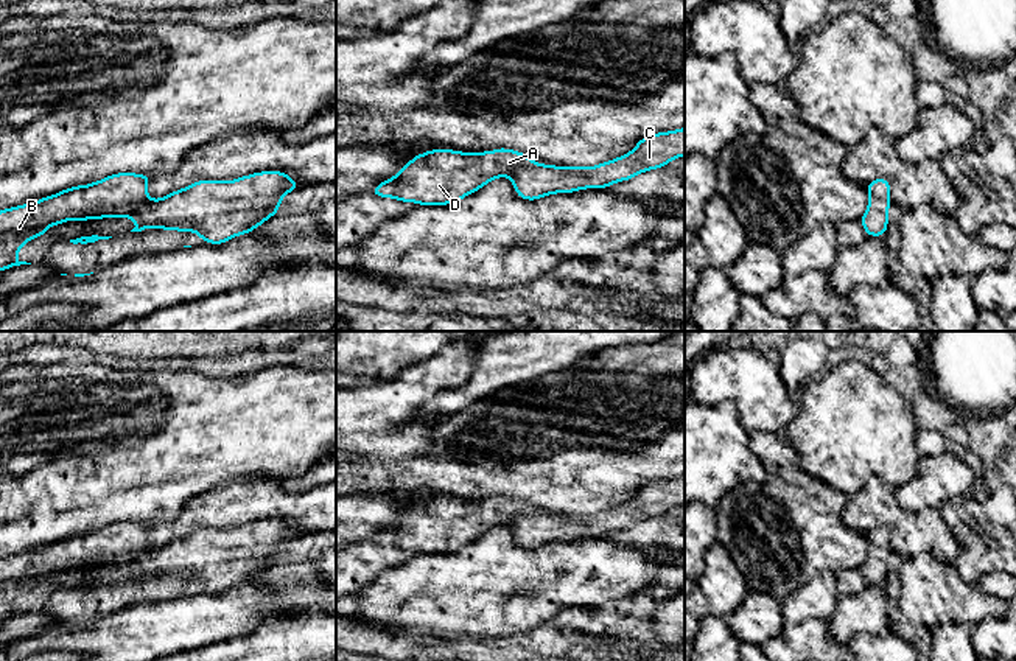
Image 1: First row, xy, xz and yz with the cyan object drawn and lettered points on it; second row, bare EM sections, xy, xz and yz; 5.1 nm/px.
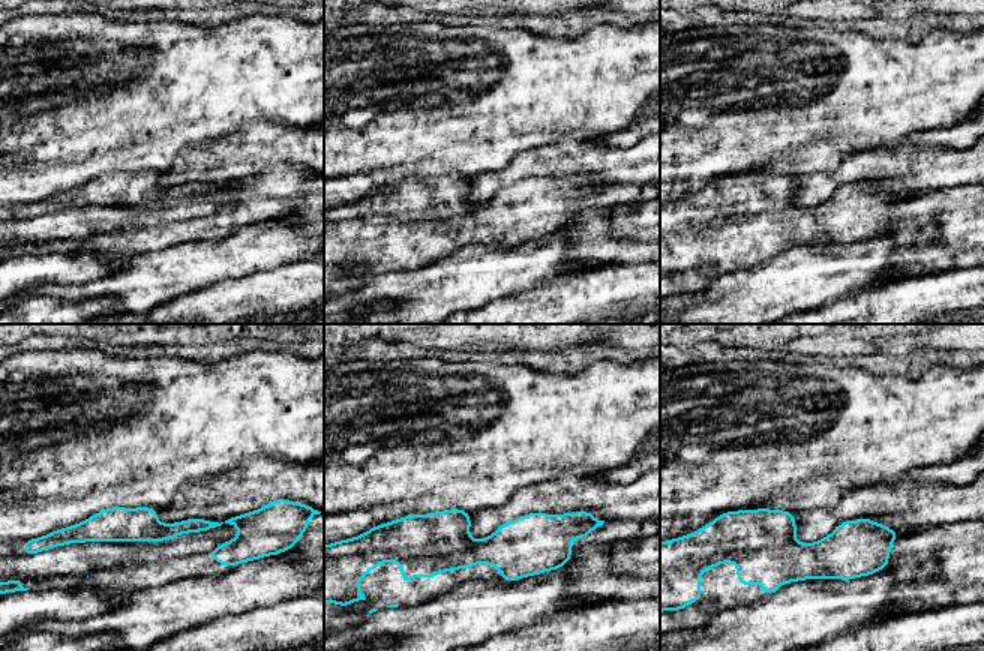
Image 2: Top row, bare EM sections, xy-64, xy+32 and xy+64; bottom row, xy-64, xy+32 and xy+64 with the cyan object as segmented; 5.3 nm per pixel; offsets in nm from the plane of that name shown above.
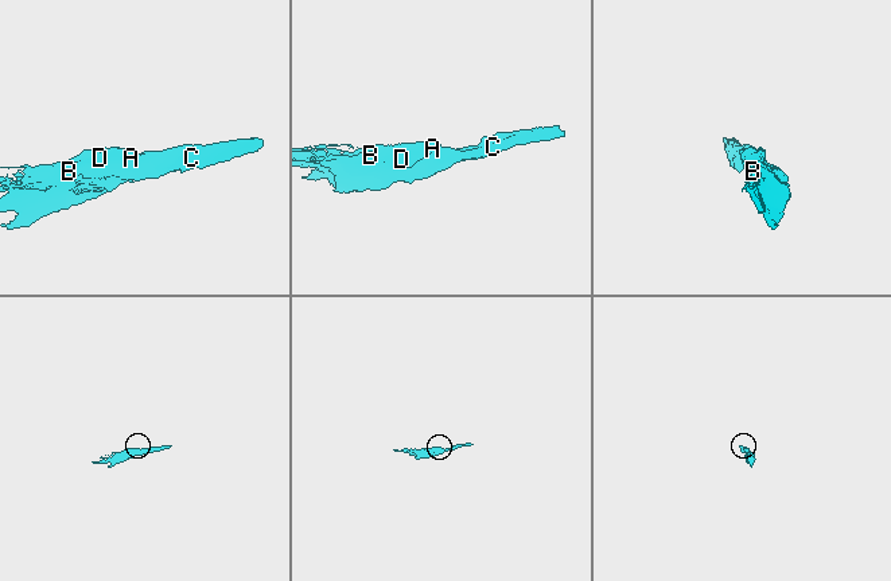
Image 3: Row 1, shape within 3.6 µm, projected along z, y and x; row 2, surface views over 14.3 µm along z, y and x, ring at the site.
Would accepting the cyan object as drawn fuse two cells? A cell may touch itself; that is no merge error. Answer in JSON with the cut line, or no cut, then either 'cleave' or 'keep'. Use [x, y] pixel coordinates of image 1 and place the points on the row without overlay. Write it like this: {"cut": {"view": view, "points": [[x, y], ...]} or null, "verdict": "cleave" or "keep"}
{"cut": null, "verdict": "keep"}

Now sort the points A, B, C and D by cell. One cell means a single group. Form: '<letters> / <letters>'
A B C D

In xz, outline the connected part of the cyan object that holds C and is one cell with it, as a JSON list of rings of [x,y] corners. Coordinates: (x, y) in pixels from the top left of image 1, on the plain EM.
[[[685,476],[650,482],[630,501],[596,515],[537,512],[521,499],[507,496],[484,501],[442,496],[412,505],[394,526],[370,541],[419,554],[448,554],[493,527],[509,526],[521,547],[535,549],[557,541],[608,537],[641,521],[663,516],[683,504]]]

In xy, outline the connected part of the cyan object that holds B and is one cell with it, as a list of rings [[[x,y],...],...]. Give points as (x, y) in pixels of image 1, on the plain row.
[[[271,518],[247,523],[229,530],[204,527],[173,540],[165,546],[149,547],[146,543],[149,526],[151,524],[148,523],[117,521],[93,532],[72,535],[34,551],[0,558],[0,621],[12,614],[31,613],[26,610],[19,610],[17,600],[26,589],[31,589],[40,583],[47,583],[45,579],[48,575],[59,574],[65,569],[131,566],[135,571],[135,575],[131,580],[142,580],[143,577],[196,580],[198,586],[205,588],[208,593],[224,593],[235,585],[255,579],[265,569],[272,566],[280,557],[280,549],[299,535],[299,532],[286,521]]]

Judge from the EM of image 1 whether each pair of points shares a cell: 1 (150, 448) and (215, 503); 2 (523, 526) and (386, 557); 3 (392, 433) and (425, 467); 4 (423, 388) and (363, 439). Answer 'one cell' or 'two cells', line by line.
1: two cells
2: one cell
3: two cells
4: one cell

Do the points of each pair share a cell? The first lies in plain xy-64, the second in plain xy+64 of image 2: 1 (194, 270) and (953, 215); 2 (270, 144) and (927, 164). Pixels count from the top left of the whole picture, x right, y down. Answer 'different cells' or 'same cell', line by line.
1: different cells
2: same cell

